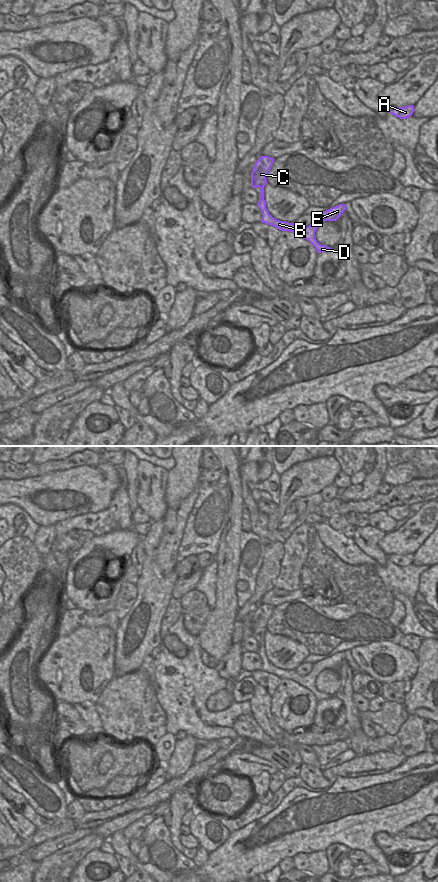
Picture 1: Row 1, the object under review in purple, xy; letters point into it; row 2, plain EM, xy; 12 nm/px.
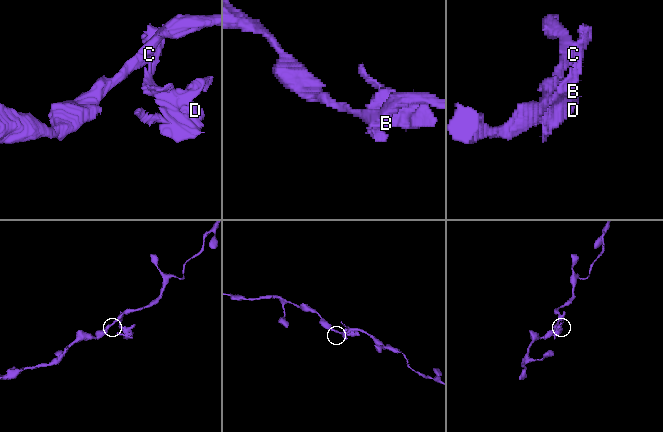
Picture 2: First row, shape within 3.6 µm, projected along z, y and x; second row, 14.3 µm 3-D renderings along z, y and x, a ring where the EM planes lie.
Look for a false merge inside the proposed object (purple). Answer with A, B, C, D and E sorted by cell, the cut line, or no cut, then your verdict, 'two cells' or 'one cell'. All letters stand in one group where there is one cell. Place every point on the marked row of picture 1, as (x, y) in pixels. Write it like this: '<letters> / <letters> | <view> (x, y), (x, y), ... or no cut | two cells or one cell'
A C / B D E | xy (265, 179), (259, 187) | two cells

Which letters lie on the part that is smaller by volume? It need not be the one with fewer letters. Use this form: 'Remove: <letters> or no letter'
Remove: B, D, E

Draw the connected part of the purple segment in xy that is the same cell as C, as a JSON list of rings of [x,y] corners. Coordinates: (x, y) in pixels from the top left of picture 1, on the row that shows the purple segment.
[[[260,156],[256,161],[251,172],[252,188],[260,187],[263,180],[266,180],[267,174],[272,167],[274,159],[269,156]]]

